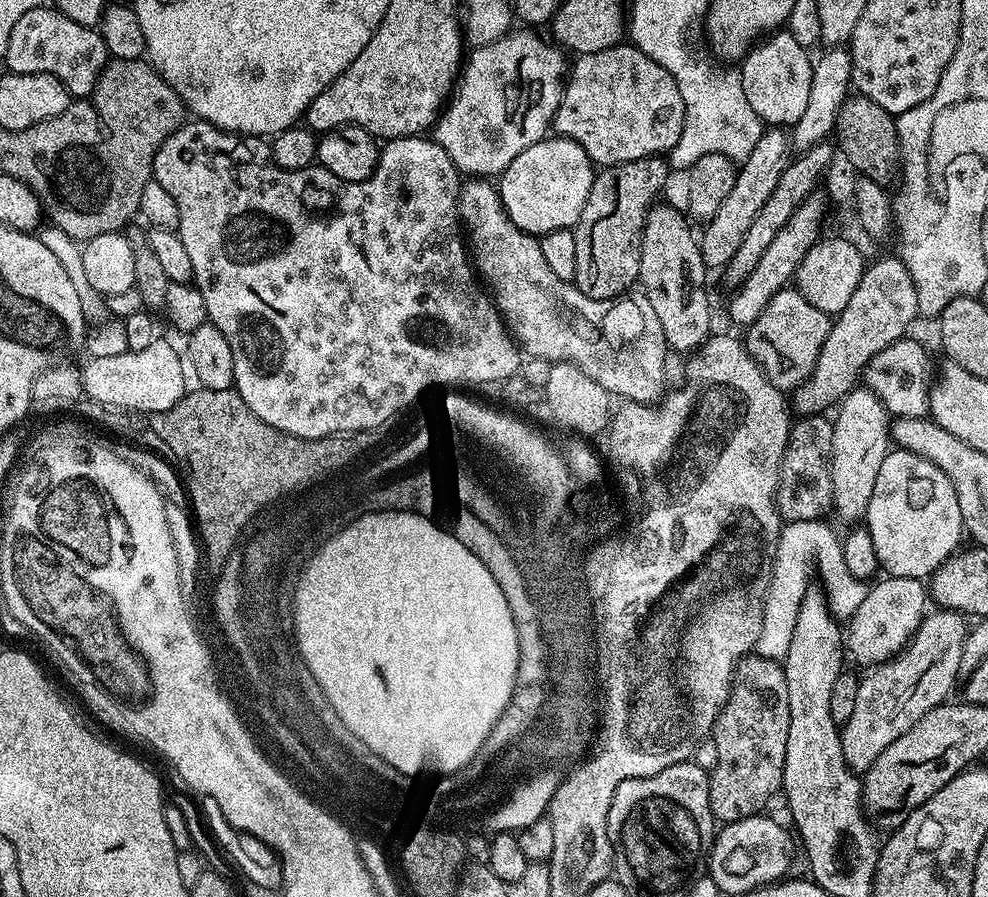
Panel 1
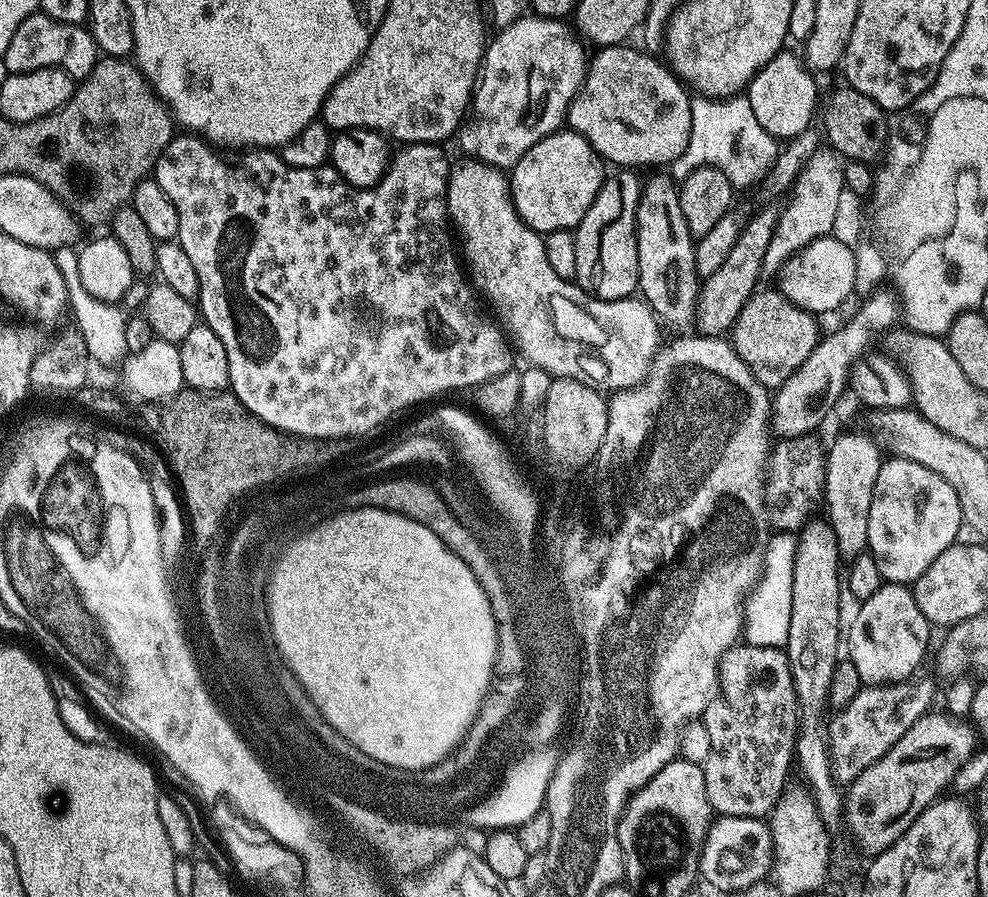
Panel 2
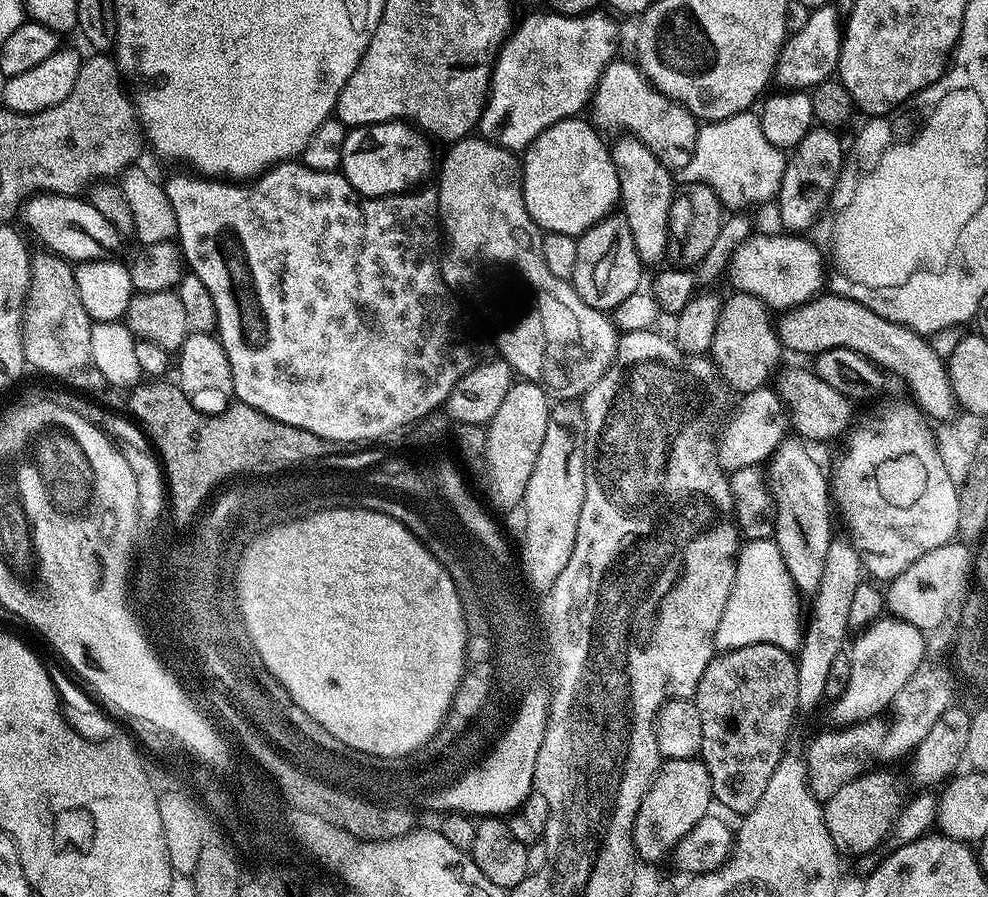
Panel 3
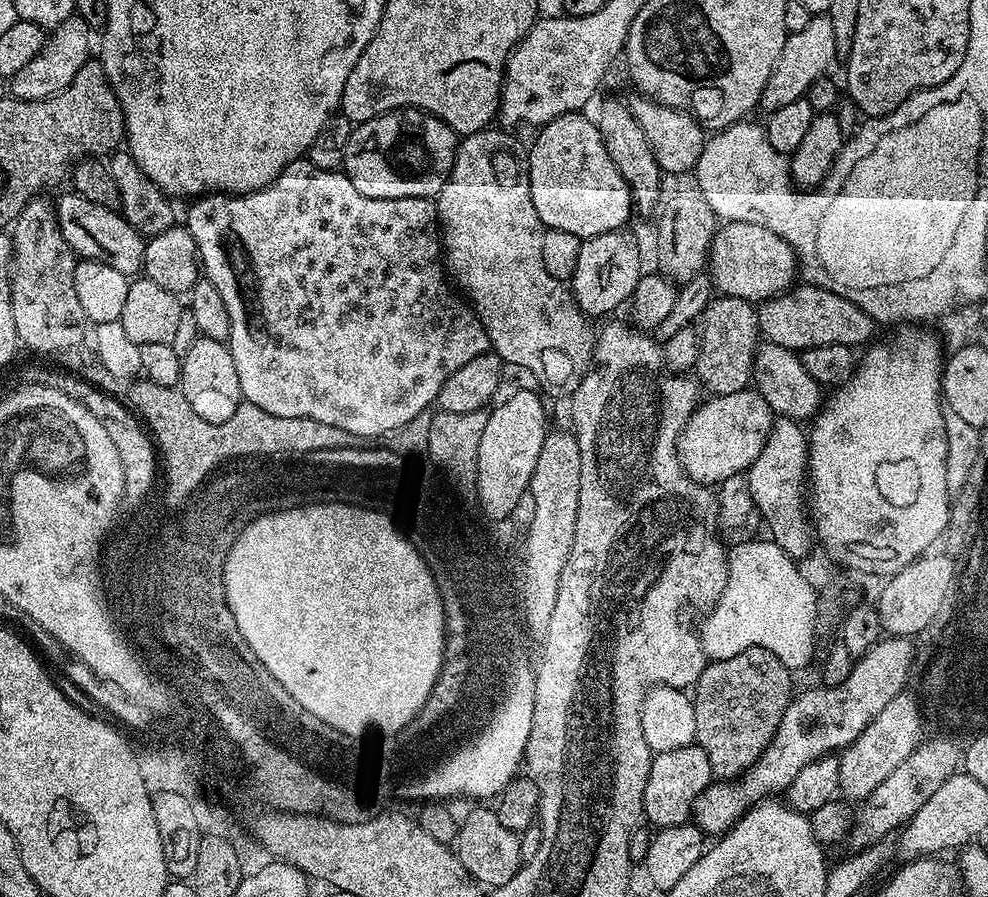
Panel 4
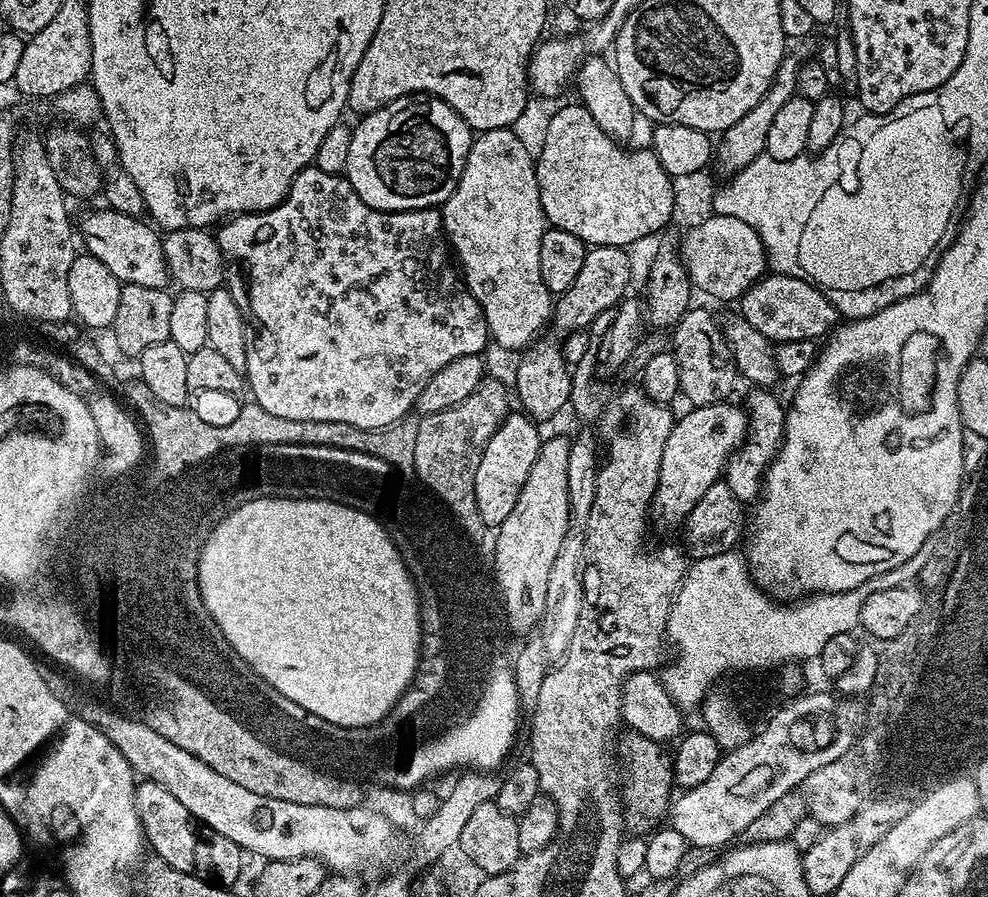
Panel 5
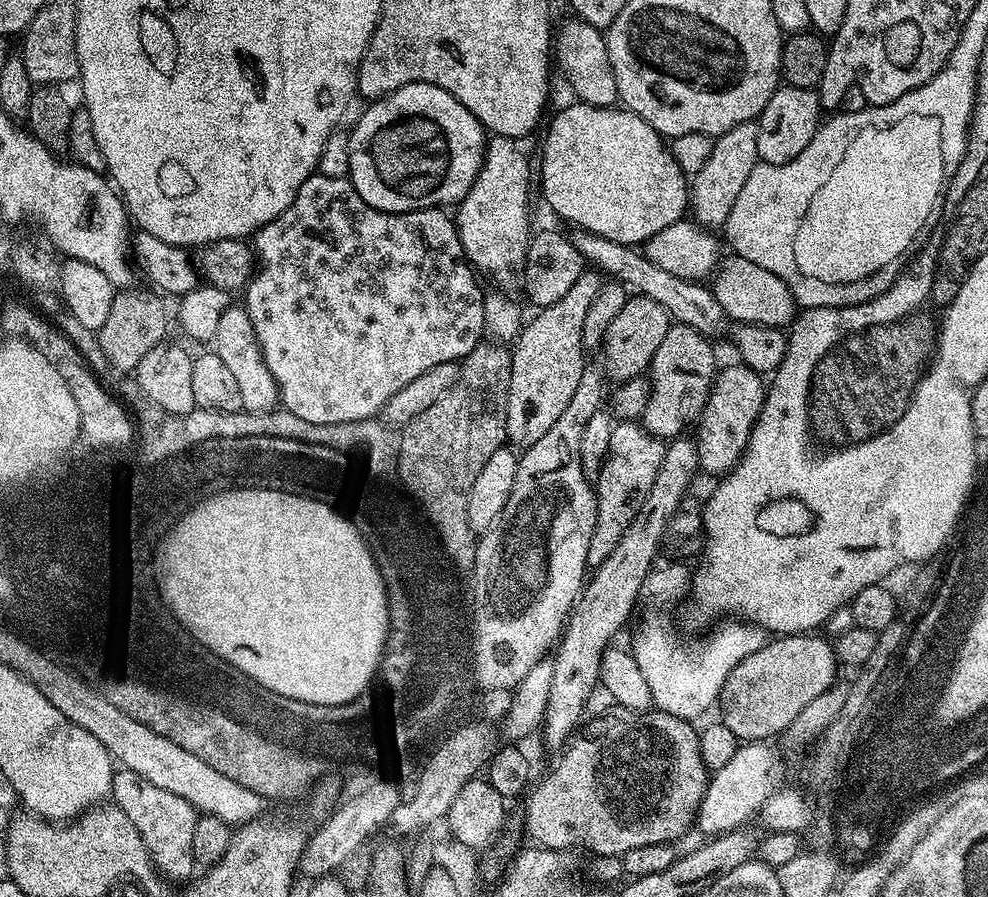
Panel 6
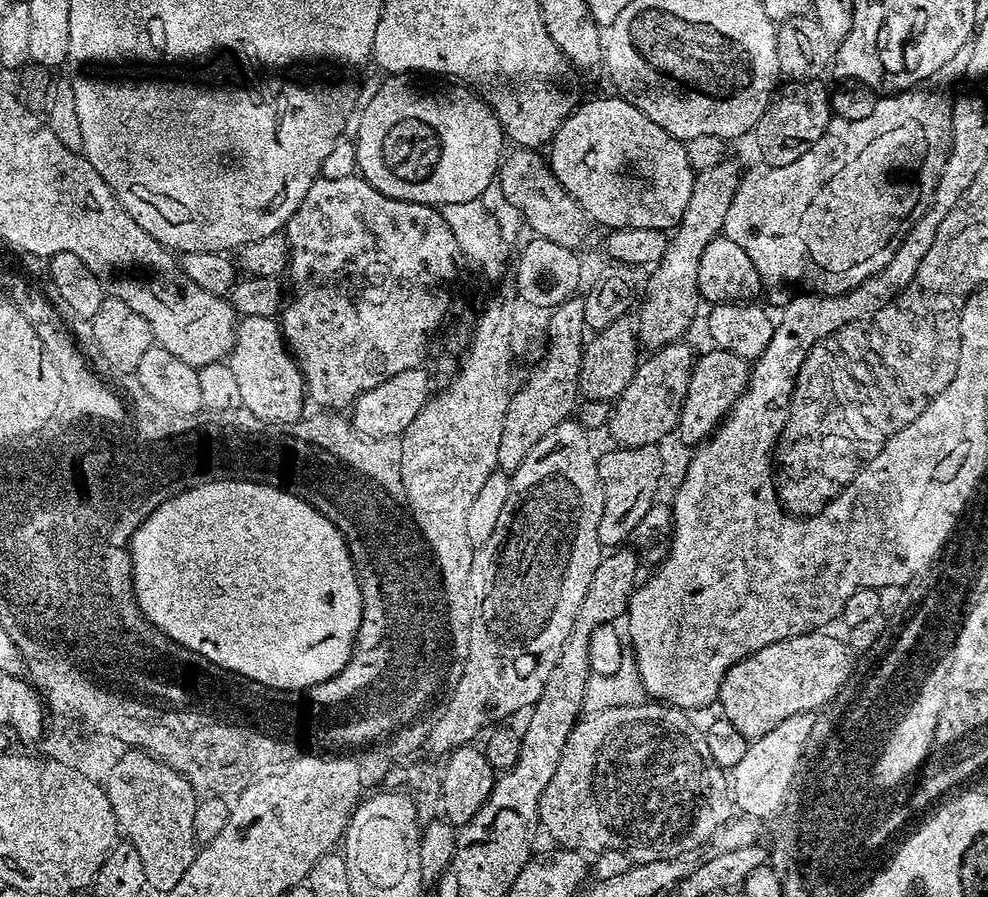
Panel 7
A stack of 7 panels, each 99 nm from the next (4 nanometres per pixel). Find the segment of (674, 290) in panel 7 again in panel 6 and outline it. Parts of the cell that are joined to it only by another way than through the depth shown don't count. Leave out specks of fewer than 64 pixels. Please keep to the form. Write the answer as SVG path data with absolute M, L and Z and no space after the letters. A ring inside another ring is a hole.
M755 123L739 124L715 137L709 160L690 180L691 219L709 230L723 229L730 218L730 210L734 210L734 202L738 202L738 193L742 186L746 186L746 178L750 178L758 163L761 163L761 159Z

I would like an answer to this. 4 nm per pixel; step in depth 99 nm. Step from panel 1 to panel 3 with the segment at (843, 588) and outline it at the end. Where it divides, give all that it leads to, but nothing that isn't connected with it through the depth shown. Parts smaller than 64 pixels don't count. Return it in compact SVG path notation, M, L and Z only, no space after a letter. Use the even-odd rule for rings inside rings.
M775 539L750 540L740 549L736 562L734 590L730 590L730 598L726 602L726 610L722 612L722 622L716 631L716 647L720 650L741 648L747 644L773 644L782 650L795 653L802 639L802 620L800 624L801 593L797 592L790 578L790 570L786 570L786 562L782 558L782 550L778 550Z

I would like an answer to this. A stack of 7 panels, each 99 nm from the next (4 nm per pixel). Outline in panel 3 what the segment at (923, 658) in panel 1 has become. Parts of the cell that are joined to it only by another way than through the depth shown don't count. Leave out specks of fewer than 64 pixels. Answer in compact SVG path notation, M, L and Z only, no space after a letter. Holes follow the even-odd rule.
M879 715L872 716L853 724L835 726L836 728L830 729L829 732L820 732L811 744L809 742L806 748L808 784L811 785L817 800L828 800L838 790L842 790L846 782L854 782L854 778L863 776L873 767L872 759L879 752L885 751L889 725L887 719L884 720Z

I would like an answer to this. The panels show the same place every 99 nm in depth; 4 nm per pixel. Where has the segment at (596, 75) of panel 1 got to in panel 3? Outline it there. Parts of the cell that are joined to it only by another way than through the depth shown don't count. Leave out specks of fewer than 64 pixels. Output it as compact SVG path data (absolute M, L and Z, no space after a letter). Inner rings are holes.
M617 58L606 66L590 101L590 120L601 133L624 133L642 142L670 170L690 162L696 145L698 121L692 113L666 94L659 92L631 59Z

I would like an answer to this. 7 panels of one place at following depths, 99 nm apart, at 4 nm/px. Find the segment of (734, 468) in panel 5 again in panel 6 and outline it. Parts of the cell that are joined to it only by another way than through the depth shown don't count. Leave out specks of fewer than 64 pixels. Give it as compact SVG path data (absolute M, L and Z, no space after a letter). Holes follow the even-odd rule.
M735 362L728 369L717 375L712 384L712 392L704 411L700 414L698 427L694 435L696 446L696 458L701 469L704 468L715 478L723 478L740 463L740 457L744 455L744 449L748 447L748 439L752 433L752 427L756 419L760 417L760 411L764 405L766 384L762 381L761 373L748 368L742 362Z

